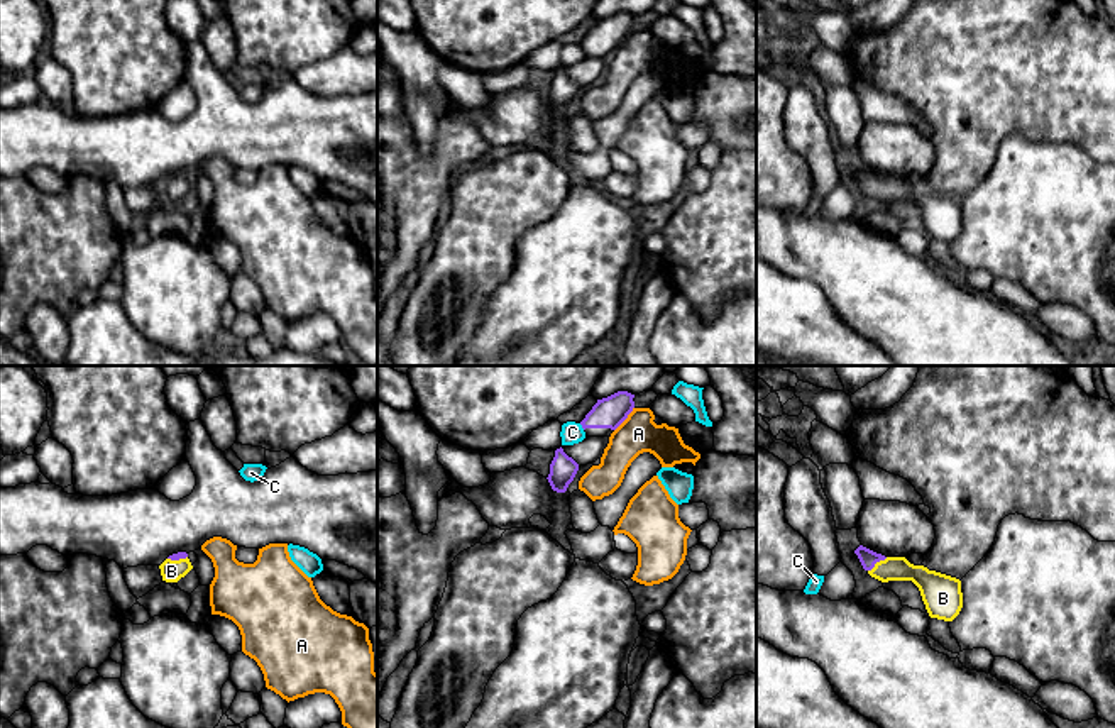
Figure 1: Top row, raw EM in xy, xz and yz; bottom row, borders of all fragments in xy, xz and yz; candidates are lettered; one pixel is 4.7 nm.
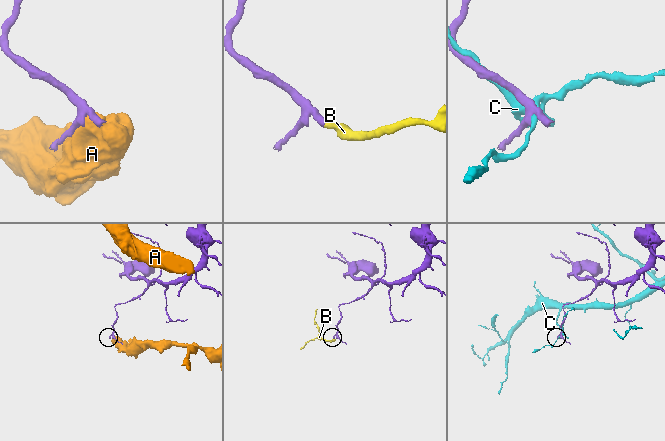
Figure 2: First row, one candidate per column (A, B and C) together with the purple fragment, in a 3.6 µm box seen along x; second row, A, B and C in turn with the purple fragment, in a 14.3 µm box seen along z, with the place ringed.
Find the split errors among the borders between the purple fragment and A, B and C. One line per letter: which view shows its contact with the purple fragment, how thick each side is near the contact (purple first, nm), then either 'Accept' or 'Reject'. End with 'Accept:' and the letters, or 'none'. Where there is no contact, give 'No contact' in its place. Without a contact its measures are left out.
A: Touches purple in xz. Thickness 150 nm (purple) against 180 nm. Reject
B: Touches purple in yz. Thickness 80 nm (purple) against 110 nm. Accept
C: Touches purple in xz. Thickness 150 nm (purple) against 100 nm. Reject
Accept: B

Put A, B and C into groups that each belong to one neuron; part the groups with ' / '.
A / B / C

